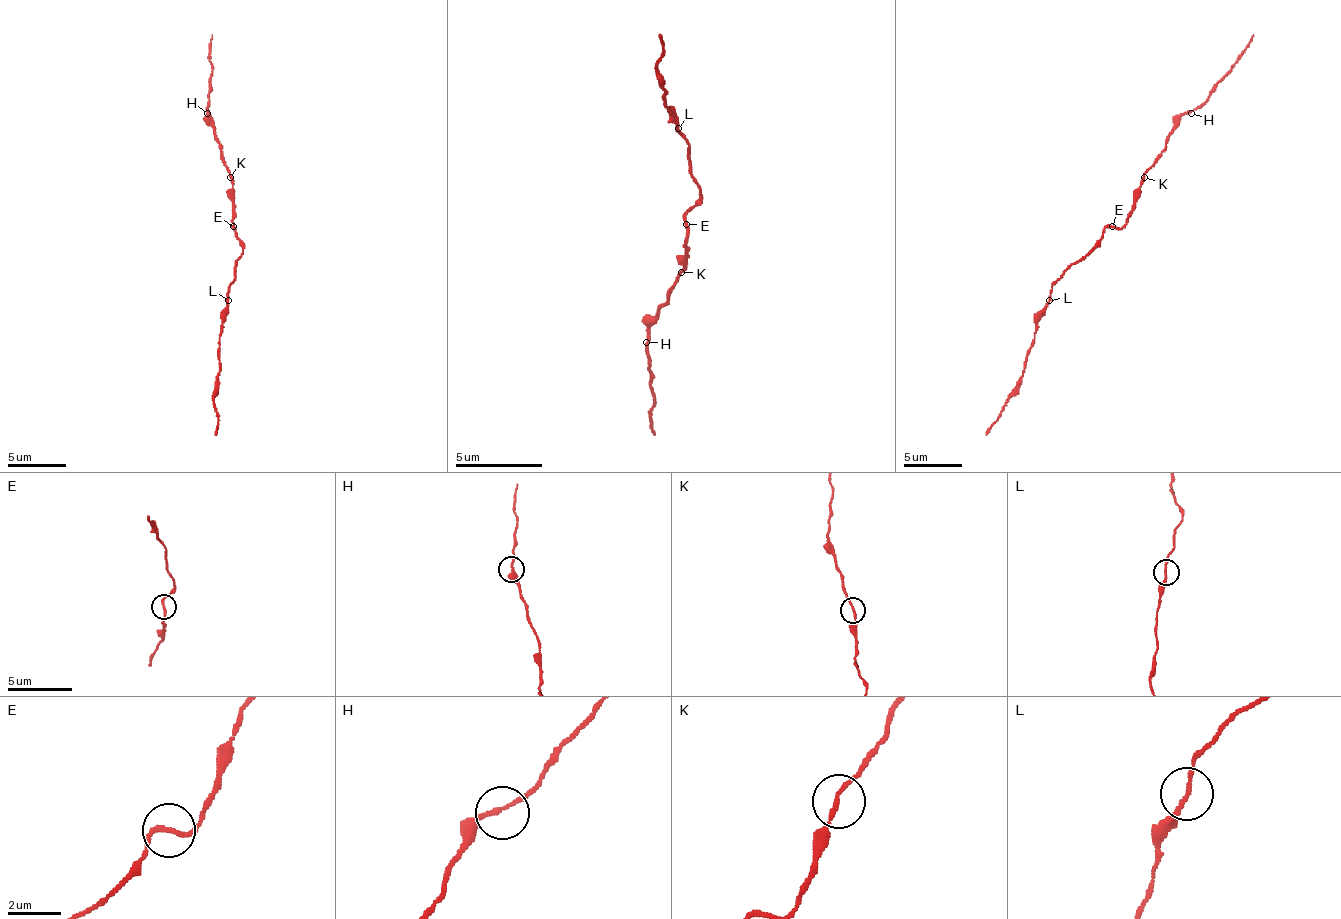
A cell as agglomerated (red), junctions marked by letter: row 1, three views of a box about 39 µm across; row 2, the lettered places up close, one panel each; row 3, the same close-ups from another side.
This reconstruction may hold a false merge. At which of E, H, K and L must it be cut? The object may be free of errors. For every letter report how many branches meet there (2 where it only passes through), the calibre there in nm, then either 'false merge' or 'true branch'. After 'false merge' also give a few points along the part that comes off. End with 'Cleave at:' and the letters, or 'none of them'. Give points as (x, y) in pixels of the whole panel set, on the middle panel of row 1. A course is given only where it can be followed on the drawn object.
E: 2 | 160 nm | true branch
H: 2 | 160 nm | true branch
K: 2 | 150 nm | true branch
L: 2 | 160 nm | true branch
Cleave at: none of them

